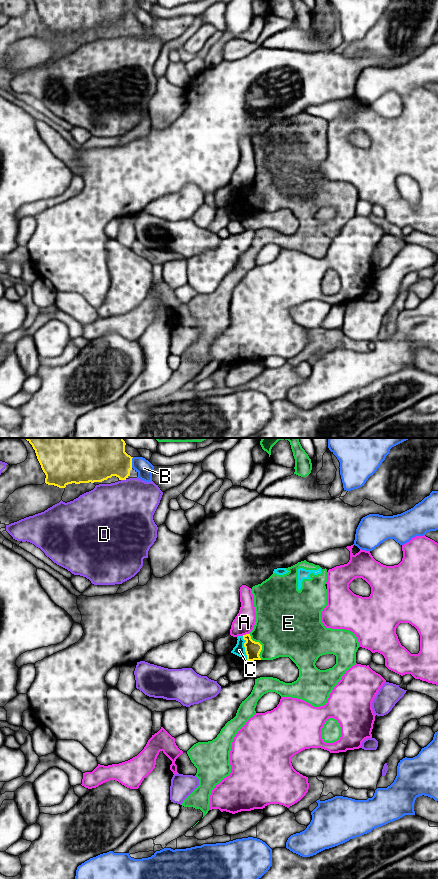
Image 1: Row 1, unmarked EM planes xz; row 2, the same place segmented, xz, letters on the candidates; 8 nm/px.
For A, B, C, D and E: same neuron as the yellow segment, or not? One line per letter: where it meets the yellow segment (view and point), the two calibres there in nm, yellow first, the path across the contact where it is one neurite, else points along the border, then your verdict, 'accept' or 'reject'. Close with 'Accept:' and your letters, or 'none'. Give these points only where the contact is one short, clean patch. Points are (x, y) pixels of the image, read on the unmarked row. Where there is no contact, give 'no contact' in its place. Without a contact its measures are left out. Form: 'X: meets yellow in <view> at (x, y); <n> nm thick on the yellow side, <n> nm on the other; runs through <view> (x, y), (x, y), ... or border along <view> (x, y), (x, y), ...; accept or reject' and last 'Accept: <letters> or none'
A: meets yellow in xz at (246, 186); 120 nm thick on the yellow side, 170 nm on the other; reject
B: meets yellow in xz at (131, 14); 260 nm thick on the yellow side, 130 nm on the other; reject
C: meets yellow in xz at (244, 198); 120 nm thick on the yellow side, 90 nm on the other; border along xz (242, 188), (245, 193), (244, 203), (247, 210); reject
D: meets yellow in xz at (123, 31); 280 nm thick on the yellow side, 480 nm on the other; reject
E: meets yellow in xz at (261, 197); 120 nm thick on the yellow side, 480 nm on the other; reject
Accept: none

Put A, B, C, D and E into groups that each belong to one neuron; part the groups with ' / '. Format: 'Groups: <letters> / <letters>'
Groups: A / B / C E / D

